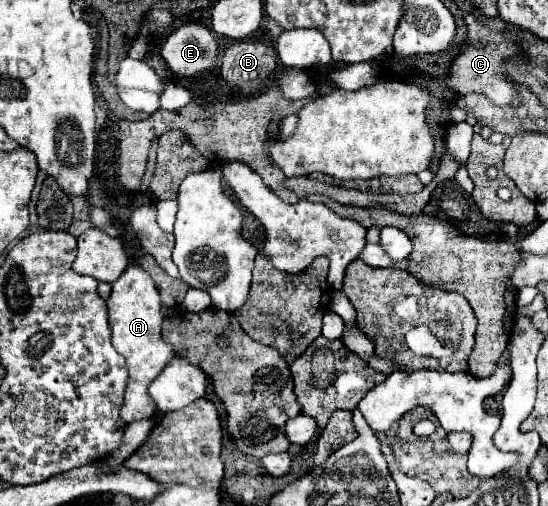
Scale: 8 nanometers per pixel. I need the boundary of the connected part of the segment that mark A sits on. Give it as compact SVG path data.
M130 264L124 270L124 274L116 282L112 282L112 294L106 300L106 304L108 304L108 324L112 326L112 346L116 348L118 354L126 358L128 368L128 384L120 406L120 418L124 420L124 424L154 418L156 404L148 394L148 386L162 372L166 362L170 362L176 356L172 346L160 334L164 316L158 290L152 278L138 264Z

